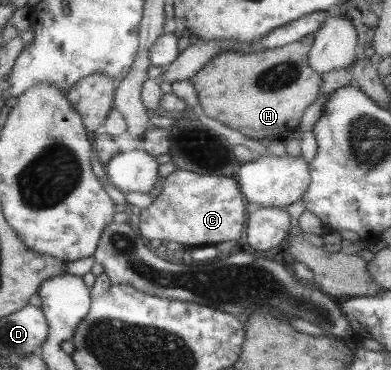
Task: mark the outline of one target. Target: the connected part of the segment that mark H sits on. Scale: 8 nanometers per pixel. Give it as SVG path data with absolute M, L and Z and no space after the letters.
M308 33L300 41L262 52L220 52L189 79L196 88L199 108L208 117L217 119L252 140L266 141L293 134L306 108L318 97L323 81L323 75L308 64L308 53L314 39L315 33Z

